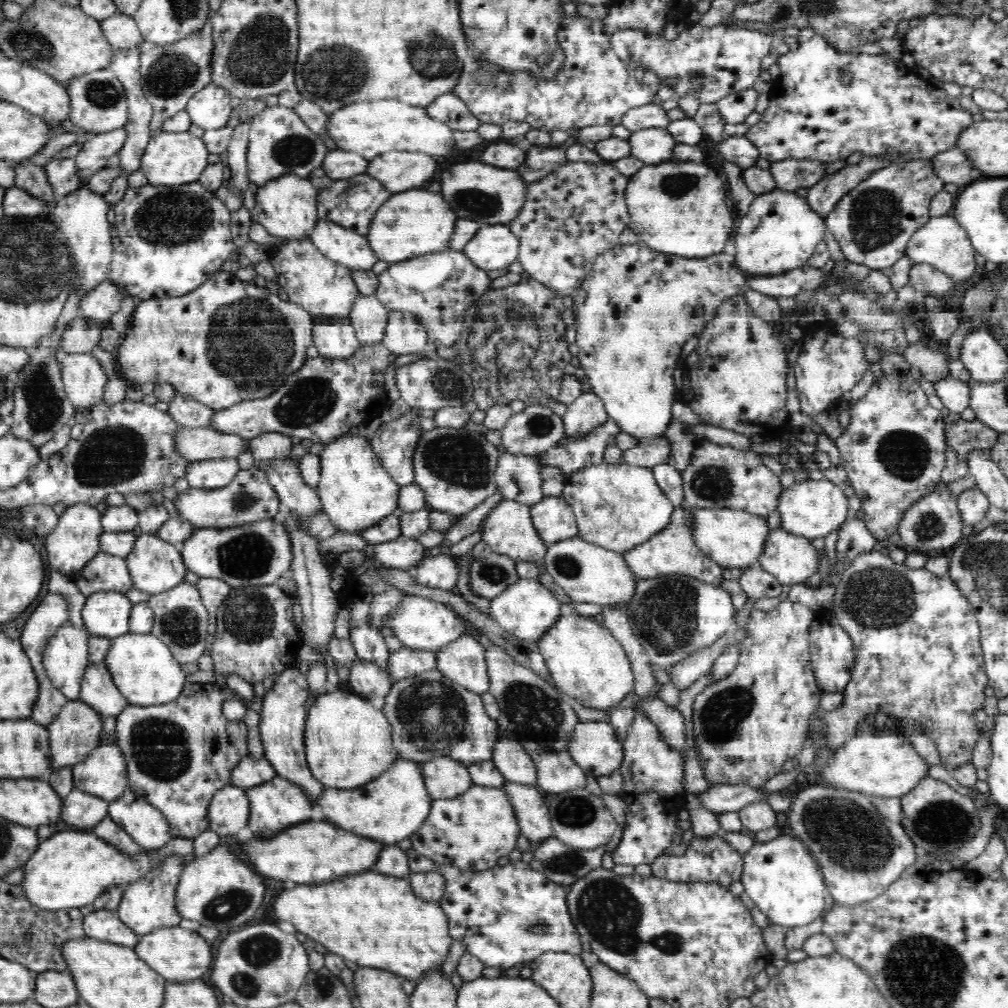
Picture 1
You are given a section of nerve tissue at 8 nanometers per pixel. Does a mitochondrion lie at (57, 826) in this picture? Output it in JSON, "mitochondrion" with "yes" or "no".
{"mitochondrion":"no"}

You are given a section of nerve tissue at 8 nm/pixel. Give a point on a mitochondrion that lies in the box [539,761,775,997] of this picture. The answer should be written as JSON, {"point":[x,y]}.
{"point":[608,911]}

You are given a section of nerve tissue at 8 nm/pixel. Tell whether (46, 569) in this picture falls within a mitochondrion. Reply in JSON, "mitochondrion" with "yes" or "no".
{"mitochondrion":"no"}

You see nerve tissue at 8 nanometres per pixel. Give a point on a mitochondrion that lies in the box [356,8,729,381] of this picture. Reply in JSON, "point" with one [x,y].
{"point":[432,56]}

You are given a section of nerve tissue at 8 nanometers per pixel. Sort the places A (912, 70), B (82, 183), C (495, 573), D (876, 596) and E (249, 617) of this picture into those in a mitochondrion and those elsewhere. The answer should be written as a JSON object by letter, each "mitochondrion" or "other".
{"A":"other","B":"other","C":"mitochondrion","D":"mitochondrion","E":"mitochondrion"}

